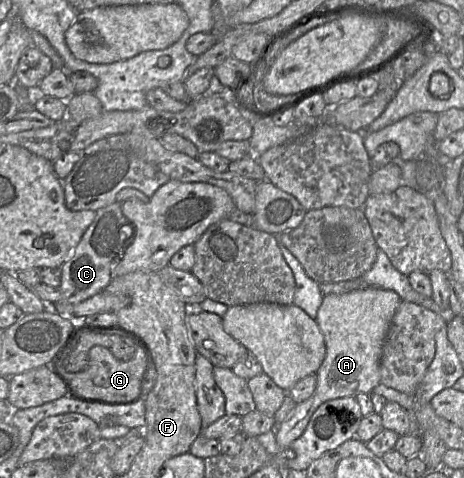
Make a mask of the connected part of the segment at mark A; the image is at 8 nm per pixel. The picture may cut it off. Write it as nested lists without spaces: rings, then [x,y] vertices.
[[[365,287],[345,294],[327,294],[318,309],[316,318],[325,340],[325,357],[317,370],[314,394],[296,405],[288,419],[278,424],[276,442],[287,449],[306,429],[310,418],[323,403],[358,394],[371,394],[380,381],[380,362],[383,346],[392,319],[402,299],[394,291]]]

